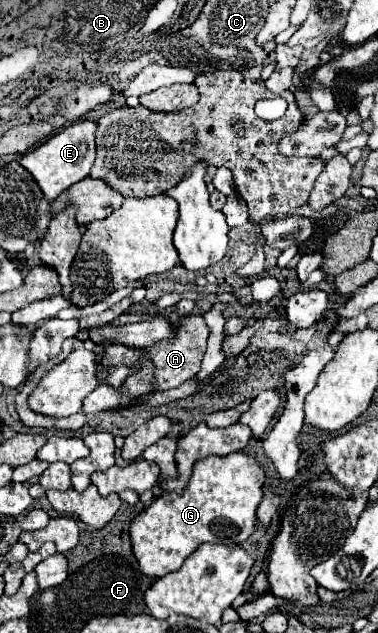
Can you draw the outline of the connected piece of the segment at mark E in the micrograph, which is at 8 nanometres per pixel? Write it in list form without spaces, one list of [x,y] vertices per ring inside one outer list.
[[[89,120],[69,124],[59,134],[51,136],[45,144],[27,152],[19,160],[19,164],[23,164],[23,168],[35,178],[35,182],[43,190],[43,196],[49,202],[53,198],[57,198],[63,190],[73,186],[75,182],[87,178],[87,174],[93,166],[93,160],[95,160],[95,128],[97,128],[95,122],[89,122]]]

